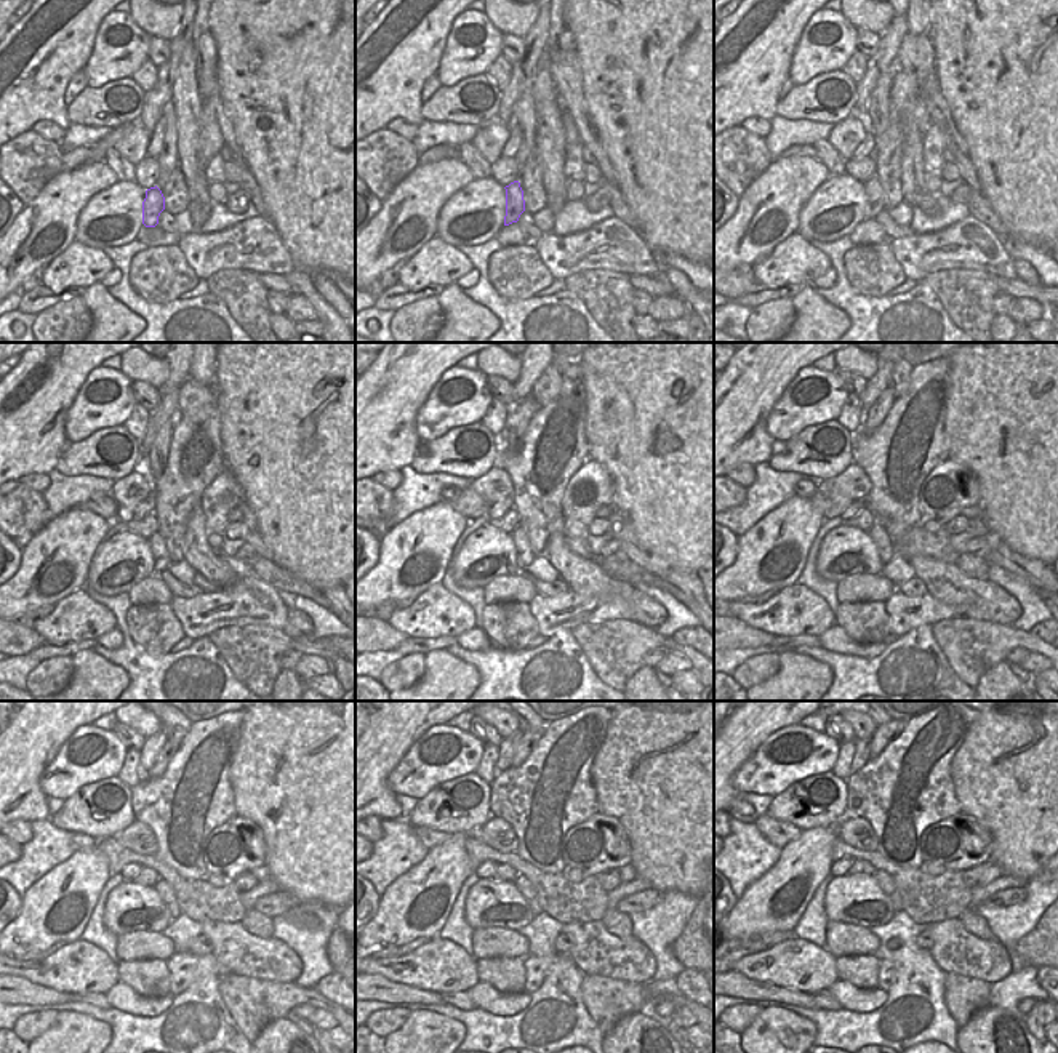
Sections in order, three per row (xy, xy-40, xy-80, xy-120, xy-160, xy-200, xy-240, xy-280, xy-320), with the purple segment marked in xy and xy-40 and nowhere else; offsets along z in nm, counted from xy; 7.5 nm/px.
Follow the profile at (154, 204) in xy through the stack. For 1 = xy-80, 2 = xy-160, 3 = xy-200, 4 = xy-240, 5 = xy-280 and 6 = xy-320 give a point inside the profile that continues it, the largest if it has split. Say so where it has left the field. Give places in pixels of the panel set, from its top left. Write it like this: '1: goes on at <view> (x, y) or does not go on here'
1: goes on at xy-80 (874, 194)
2: goes on at xy-160 (520, 541)
3: goes on at xy-200 (877, 533)
4: goes on at xy-240 (164, 888)
5: goes on at xy-280 (525, 888)
6: goes on at xy-320 (885, 882)

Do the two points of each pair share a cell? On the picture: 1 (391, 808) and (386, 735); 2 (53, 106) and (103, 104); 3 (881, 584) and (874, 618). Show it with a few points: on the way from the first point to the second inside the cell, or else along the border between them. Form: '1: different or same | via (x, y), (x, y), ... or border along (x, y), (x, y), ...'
1: same | via (378, 791), (380, 752)
2: different | border along (66, 106), (71, 122)
3: different | border along (884, 602), (841, 604)

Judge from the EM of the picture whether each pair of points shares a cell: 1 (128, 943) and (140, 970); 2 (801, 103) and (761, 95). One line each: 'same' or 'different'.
1: different
2: different

